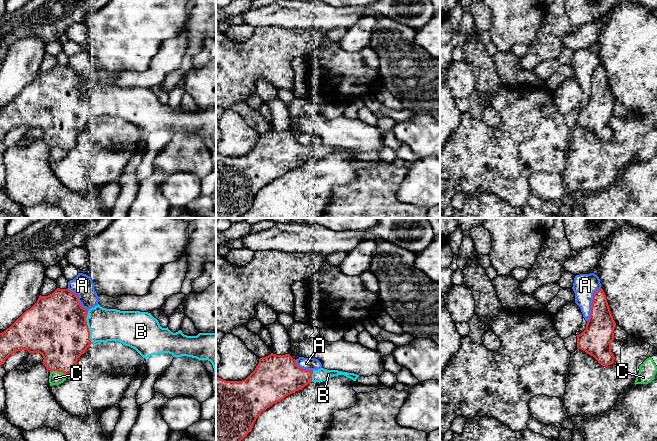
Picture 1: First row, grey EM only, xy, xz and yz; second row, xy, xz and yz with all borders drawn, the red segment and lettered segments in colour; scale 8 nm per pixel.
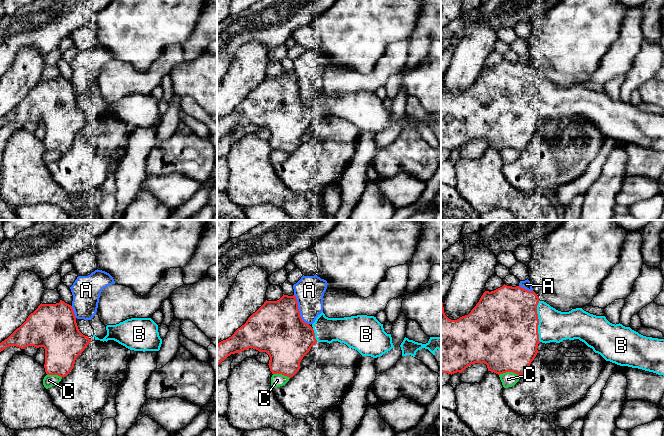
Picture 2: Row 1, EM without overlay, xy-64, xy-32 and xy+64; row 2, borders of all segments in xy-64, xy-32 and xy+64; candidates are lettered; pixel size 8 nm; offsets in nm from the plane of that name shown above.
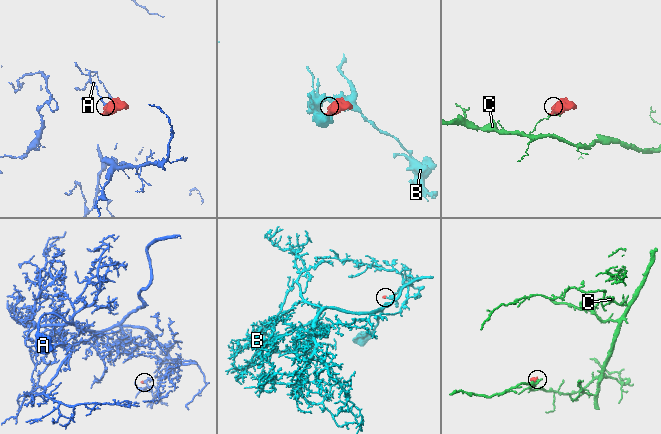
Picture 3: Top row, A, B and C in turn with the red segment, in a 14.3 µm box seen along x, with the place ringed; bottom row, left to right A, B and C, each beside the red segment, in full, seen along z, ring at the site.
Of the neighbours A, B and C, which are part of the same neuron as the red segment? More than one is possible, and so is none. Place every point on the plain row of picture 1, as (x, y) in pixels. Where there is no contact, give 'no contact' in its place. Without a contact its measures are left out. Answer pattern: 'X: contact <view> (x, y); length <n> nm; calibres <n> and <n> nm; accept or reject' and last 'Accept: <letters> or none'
A: contact yz (591, 80); length 300 nm; calibres 220 and 190 nm; reject
B: contact xy (88, 106); length 200 nm; calibres 480 and 260 nm; accept
C: contact xy (58, 147); length 140 nm; calibres 400 and 110 nm; reject
Accept: B

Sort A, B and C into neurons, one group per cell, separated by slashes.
A / B / C

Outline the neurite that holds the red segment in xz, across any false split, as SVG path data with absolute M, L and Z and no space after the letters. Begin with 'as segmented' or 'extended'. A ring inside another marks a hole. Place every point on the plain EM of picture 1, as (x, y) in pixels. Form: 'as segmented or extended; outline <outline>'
extended; outline M271 129L259 135L255 146L242 157L226 157L216 152L216 218L240 218L252 206L258 192L286 172L303 165L311 158L323 158L344 151L356 157L359 151L338 146L300 144L290 130Z

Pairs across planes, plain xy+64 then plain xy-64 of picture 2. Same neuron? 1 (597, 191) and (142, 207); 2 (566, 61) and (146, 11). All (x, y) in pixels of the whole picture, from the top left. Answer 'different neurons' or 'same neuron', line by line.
1: same neuron
2: same neuron

